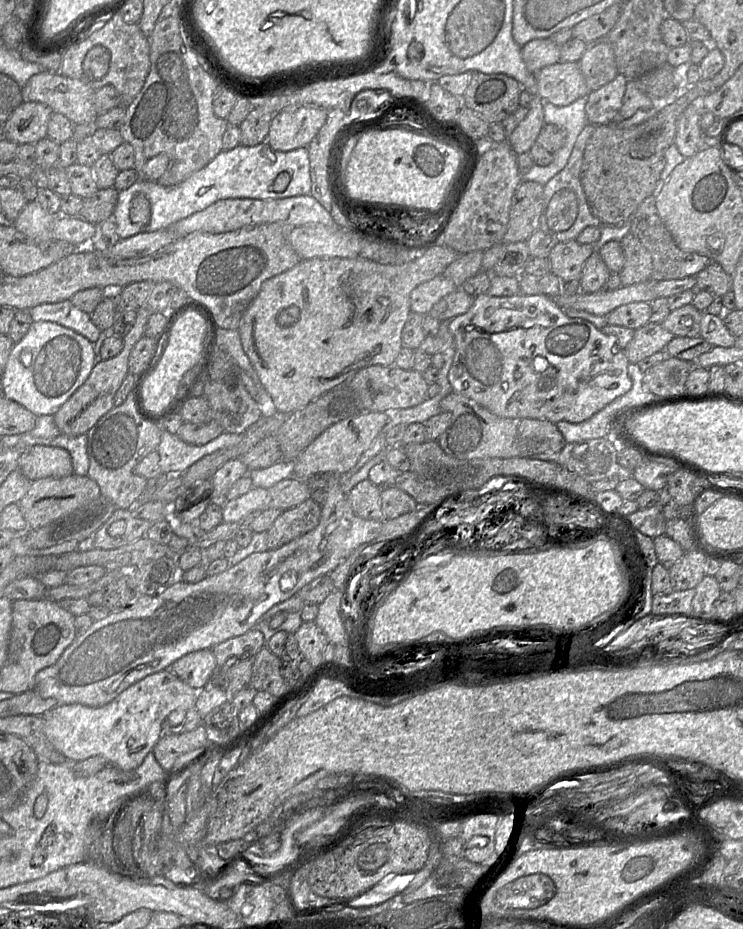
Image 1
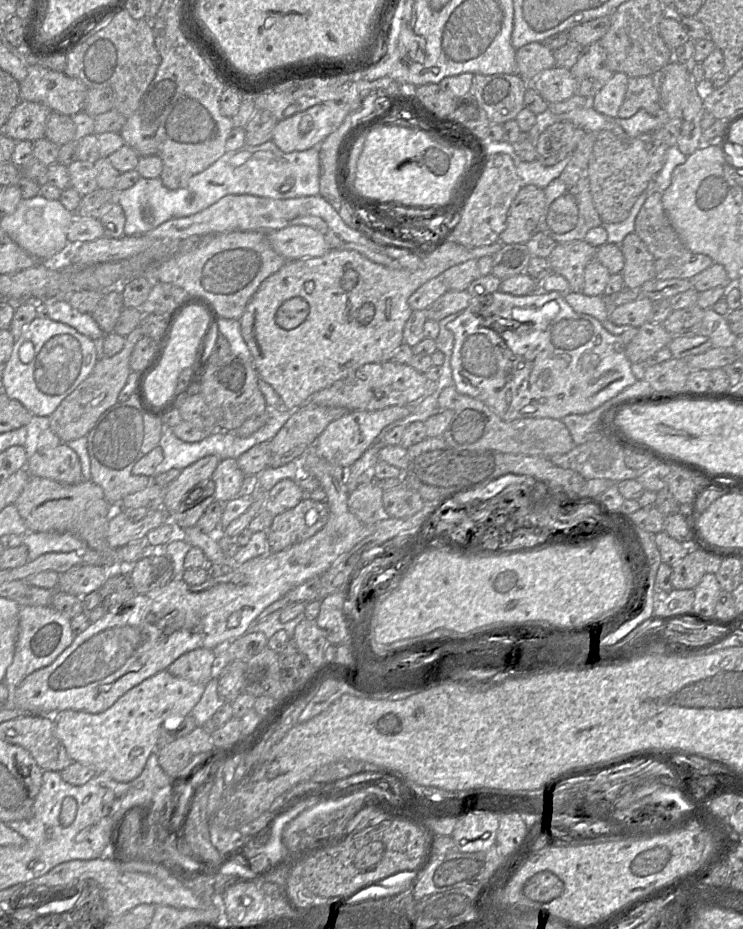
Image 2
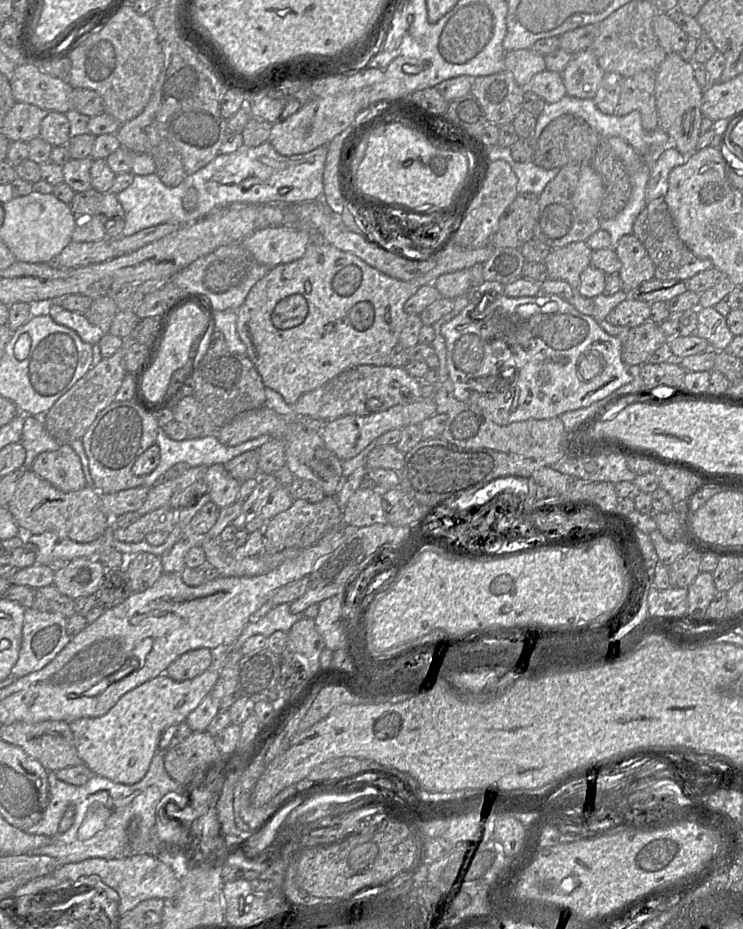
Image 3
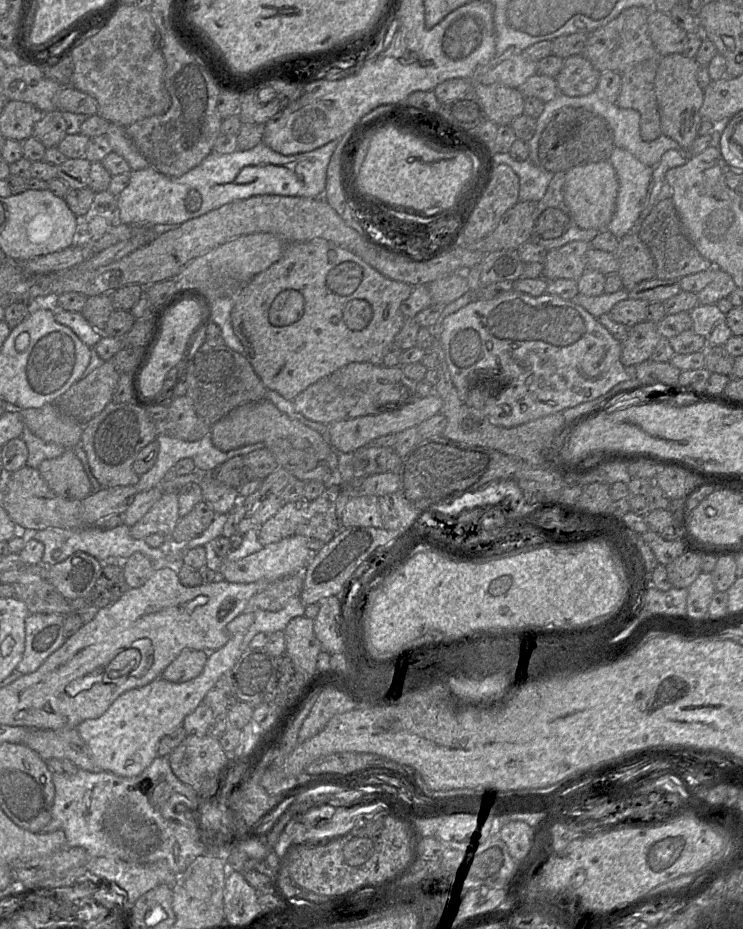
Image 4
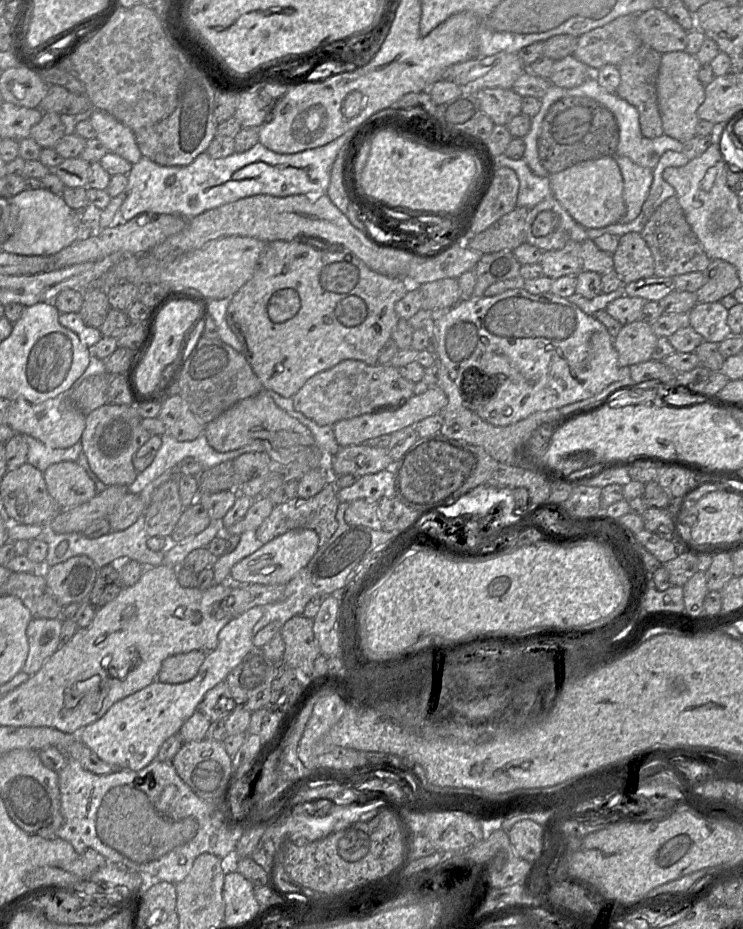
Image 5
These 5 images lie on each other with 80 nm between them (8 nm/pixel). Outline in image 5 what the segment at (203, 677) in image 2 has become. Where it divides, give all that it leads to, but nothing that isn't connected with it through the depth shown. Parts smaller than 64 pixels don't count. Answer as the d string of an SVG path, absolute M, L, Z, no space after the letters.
M190 651L166 658L160 668L157 680L161 683L178 684L196 676L205 660L206 652Z

